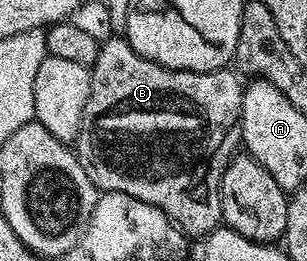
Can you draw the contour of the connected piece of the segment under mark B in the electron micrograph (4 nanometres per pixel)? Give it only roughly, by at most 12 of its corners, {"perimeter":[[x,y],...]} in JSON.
{"perimeter":[[112,36],[73,149],[96,191],[221,226],[244,83]]}

